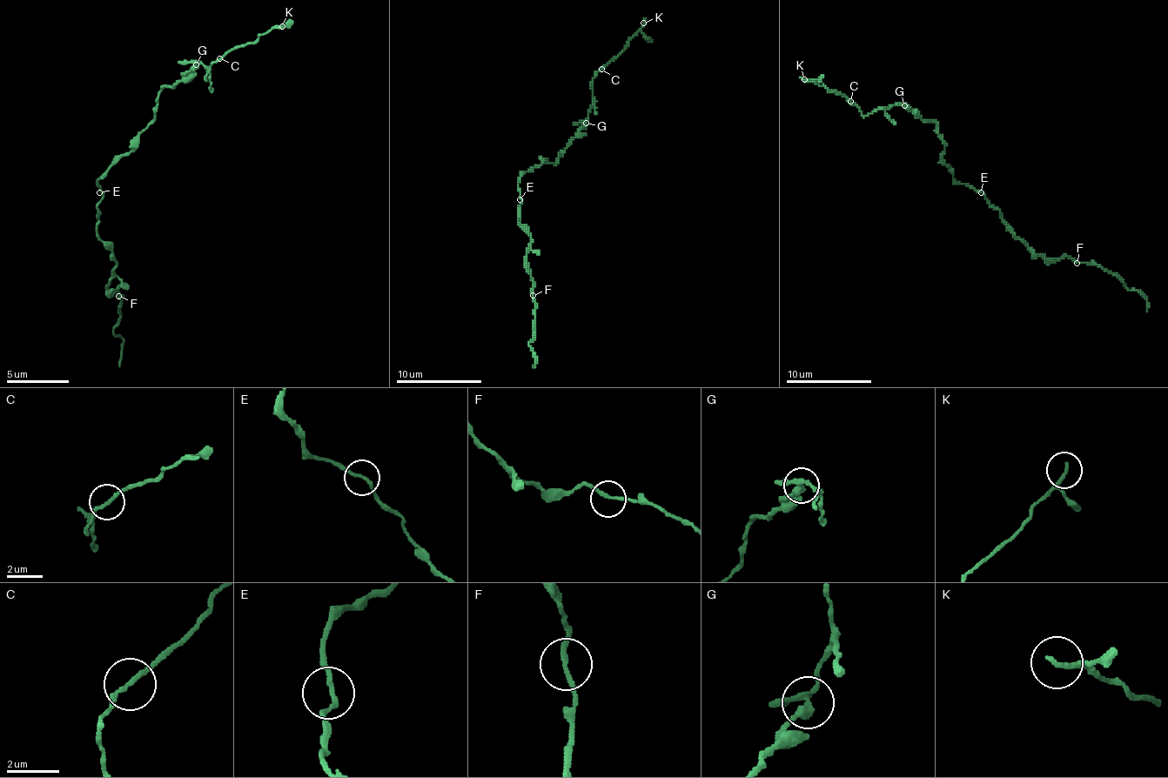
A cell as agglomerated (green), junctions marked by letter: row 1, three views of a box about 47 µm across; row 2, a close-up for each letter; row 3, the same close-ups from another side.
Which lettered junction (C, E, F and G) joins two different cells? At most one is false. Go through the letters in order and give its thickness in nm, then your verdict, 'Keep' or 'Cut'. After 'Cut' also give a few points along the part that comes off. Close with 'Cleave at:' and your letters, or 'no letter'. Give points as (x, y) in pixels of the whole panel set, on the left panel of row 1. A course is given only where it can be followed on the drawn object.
C: Thickness 190 nm. Cut. Course of the part to remove: (218, 57), (275, 26), (294, 19)
E: Thickness 170 nm. Keep
F: Thickness 180 nm. Keep
G: Thickness 280 nm. Keep
Cleave at: C

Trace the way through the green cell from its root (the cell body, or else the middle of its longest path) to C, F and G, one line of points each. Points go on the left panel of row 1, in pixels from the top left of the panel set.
C: (106, 173), (153, 117), (156, 95), (194, 63), (206, 70), (206, 79), (218, 57)
F: (106, 173), (97, 183), (103, 195), (97, 236), (116, 258), (116, 277), (109, 286), (118, 286), (118, 296)
G: (106, 173), (134, 145), (134, 138), (153, 117), (156, 95), (163, 89), (171, 89), (197, 63)

